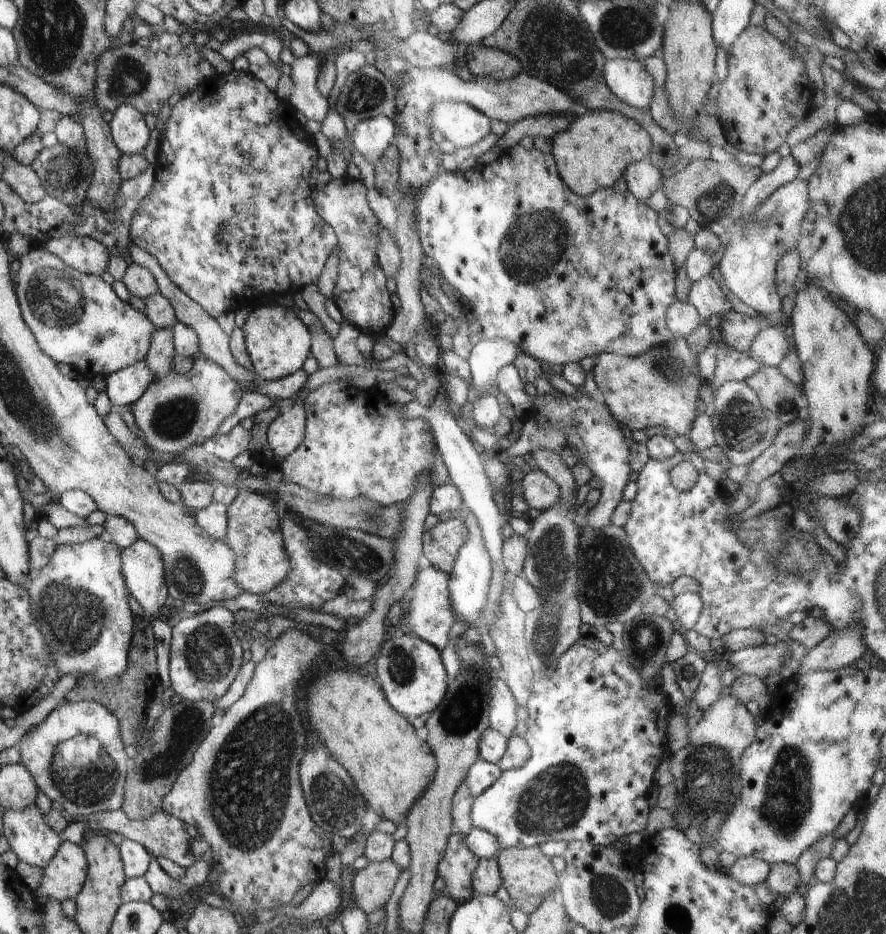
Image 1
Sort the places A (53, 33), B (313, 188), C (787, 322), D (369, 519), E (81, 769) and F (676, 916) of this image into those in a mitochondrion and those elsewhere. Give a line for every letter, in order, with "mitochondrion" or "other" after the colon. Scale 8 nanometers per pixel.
A: mitochondrion
B: other
C: other
D: mitochondrion
E: mitochondrion
F: mitochondrion

